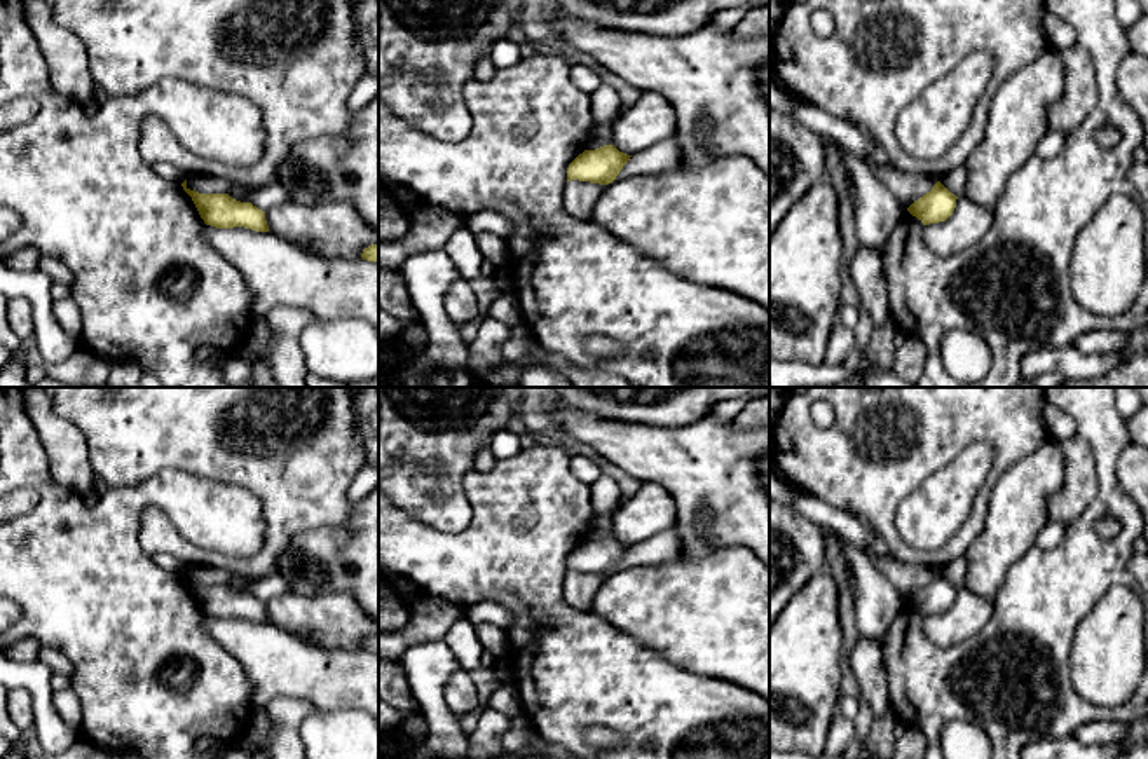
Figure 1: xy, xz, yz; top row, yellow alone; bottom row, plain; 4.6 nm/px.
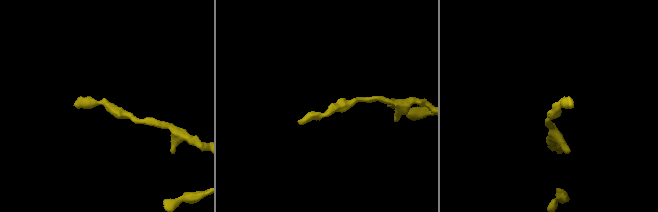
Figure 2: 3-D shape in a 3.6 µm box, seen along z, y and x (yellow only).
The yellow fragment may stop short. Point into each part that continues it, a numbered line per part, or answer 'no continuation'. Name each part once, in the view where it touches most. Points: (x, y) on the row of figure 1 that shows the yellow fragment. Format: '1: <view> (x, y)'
no continuation

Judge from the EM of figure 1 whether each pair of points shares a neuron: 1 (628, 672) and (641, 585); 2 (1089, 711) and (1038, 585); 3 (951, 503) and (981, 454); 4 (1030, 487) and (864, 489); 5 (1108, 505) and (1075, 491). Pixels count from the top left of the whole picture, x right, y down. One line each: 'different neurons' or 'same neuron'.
1: different neurons
2: same neuron
3: same neuron
4: different neurons
5: different neurons

